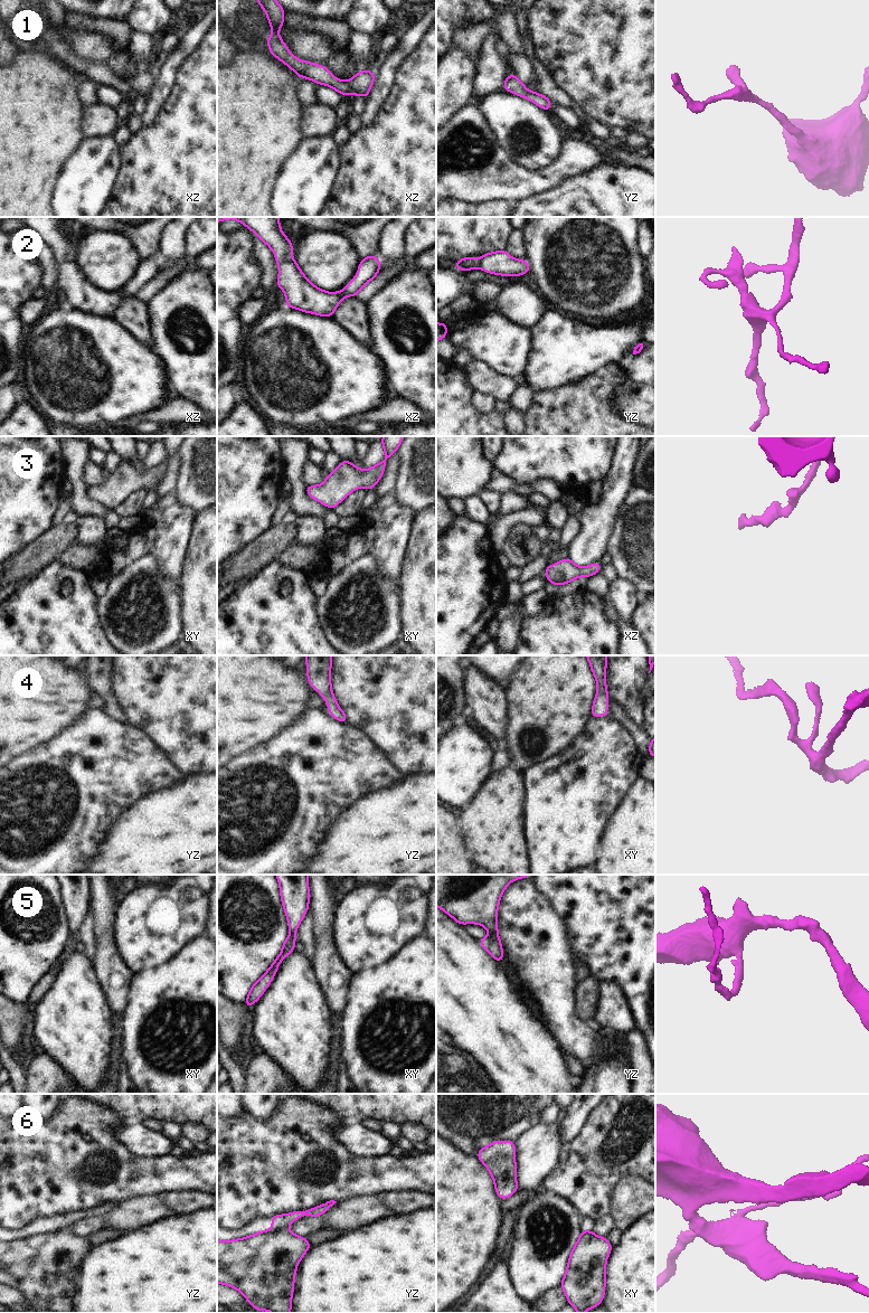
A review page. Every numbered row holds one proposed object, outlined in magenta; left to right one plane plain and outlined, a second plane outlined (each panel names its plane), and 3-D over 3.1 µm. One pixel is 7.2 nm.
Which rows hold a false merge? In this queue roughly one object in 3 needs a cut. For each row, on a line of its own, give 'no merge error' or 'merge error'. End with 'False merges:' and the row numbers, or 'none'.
1: no merge error
2: no merge error
3: no merge error
4: no merge error
5: no merge error
6: merge error
False merges: 6

